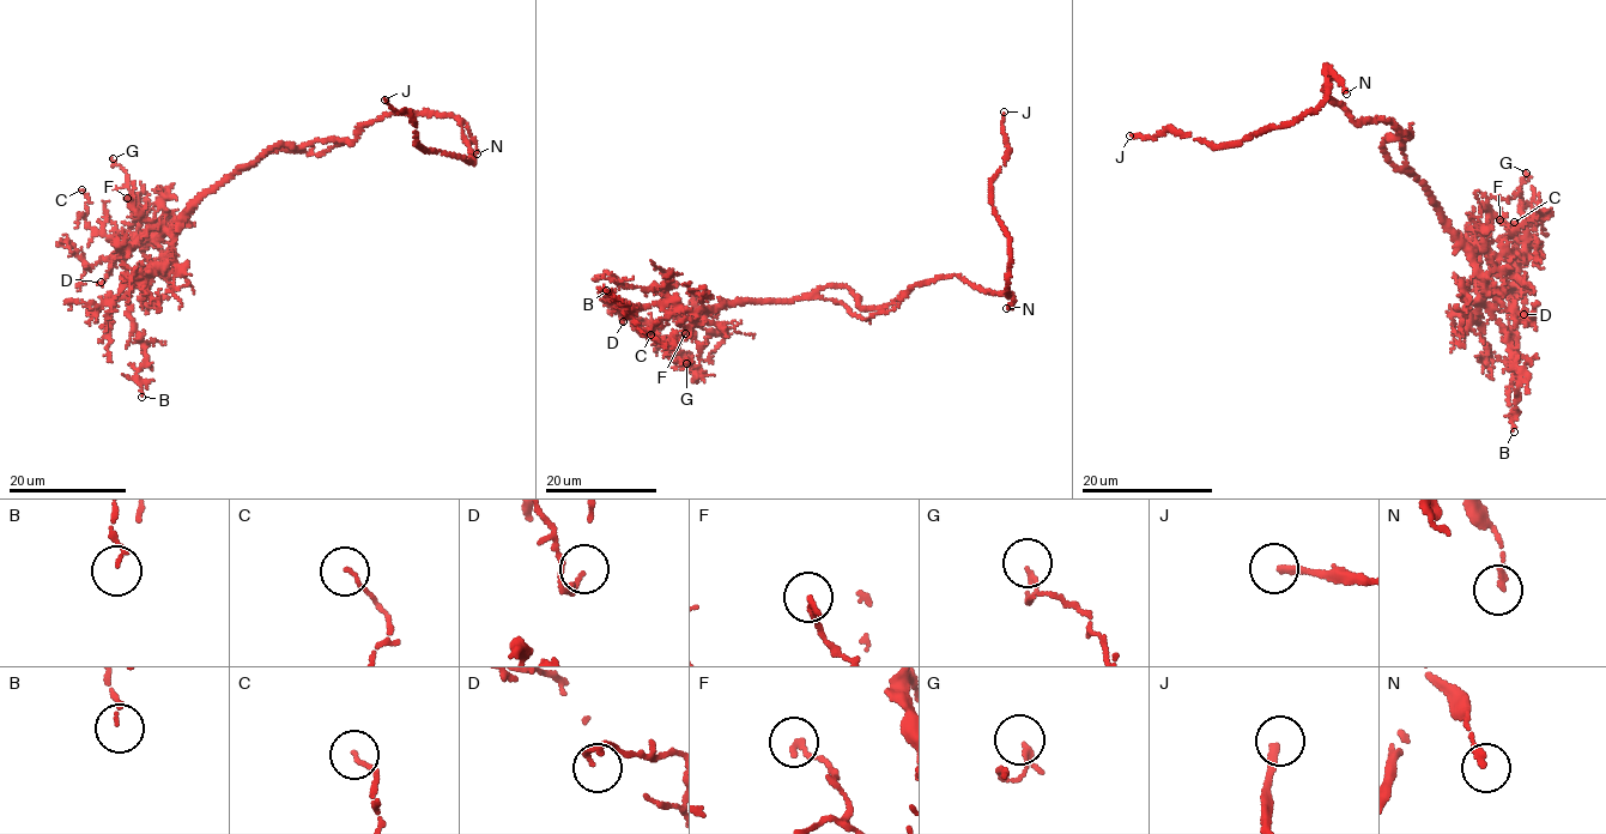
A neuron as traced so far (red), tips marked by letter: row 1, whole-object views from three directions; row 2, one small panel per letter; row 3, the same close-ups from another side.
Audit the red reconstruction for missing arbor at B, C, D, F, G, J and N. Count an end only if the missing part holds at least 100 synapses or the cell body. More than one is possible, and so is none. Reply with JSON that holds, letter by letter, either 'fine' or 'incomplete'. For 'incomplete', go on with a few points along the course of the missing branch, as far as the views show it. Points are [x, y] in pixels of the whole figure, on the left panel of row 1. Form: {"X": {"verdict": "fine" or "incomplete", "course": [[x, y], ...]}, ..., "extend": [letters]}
{"B": {"verdict": "fine"}, "C": {"verdict": "fine"}, "D": {"verdict": "fine"}, "F": {"verdict": "fine"}, "G": {"verdict": "fine"}, "J": {"verdict": "incomplete", "course": [[385, 100], [364, 89], [356, 92], [340, 86], [244, 83], [242, 95], [253, 106], [296, 113], [297, 116]]}, "N": {"verdict": "incomplete", "course": [[477, 153], [507, 152], [497, 156], [471, 134], [452, 147], [393, 150], [399, 103], [368, 91], [359, 96]]}, "extend": ["J", "N"]}

